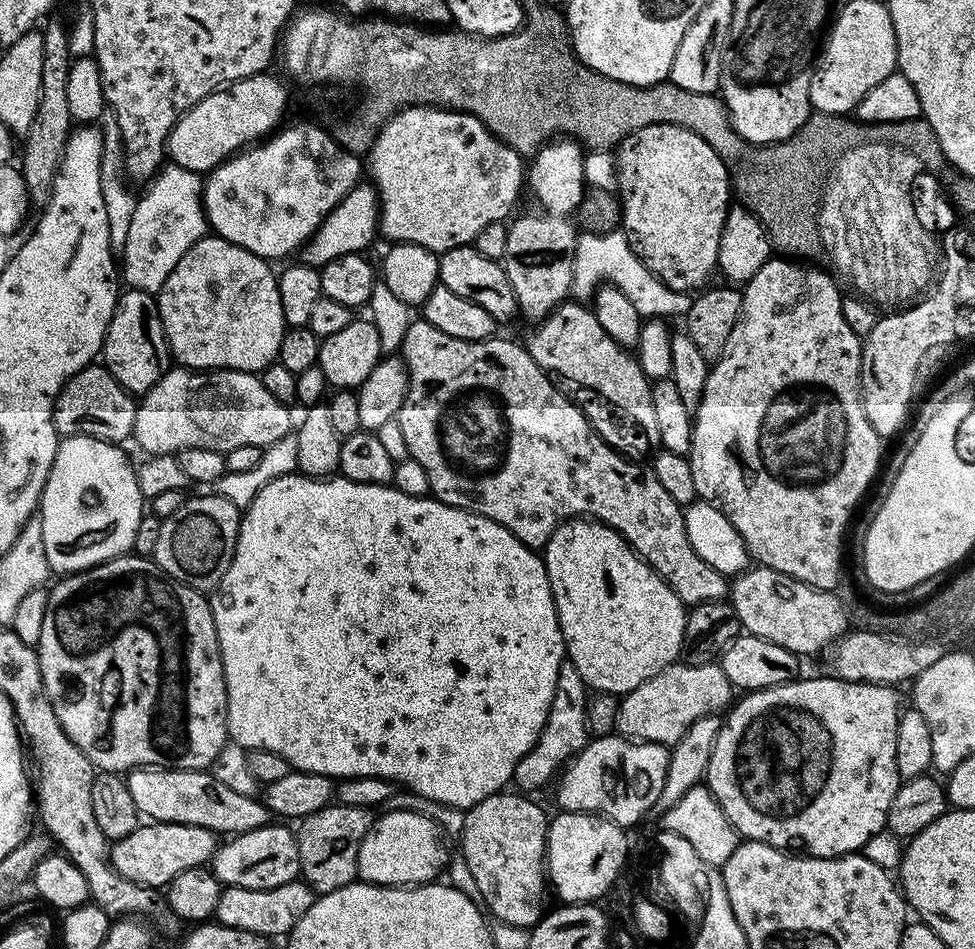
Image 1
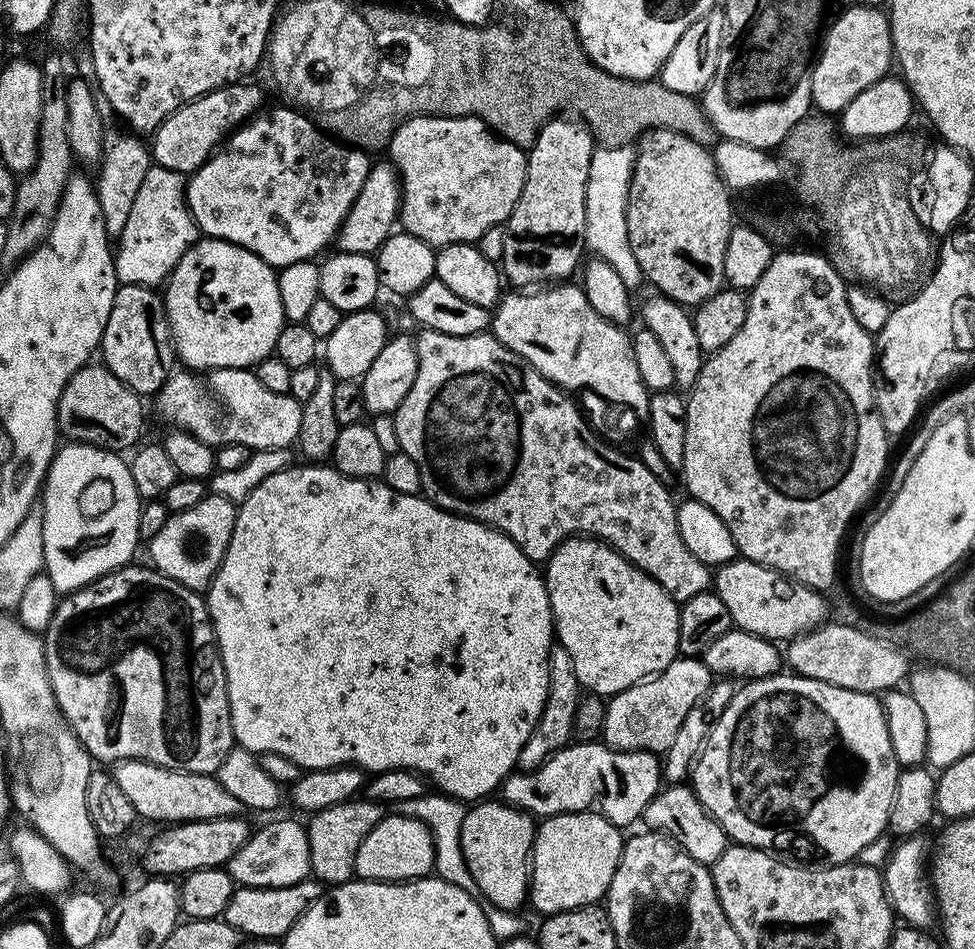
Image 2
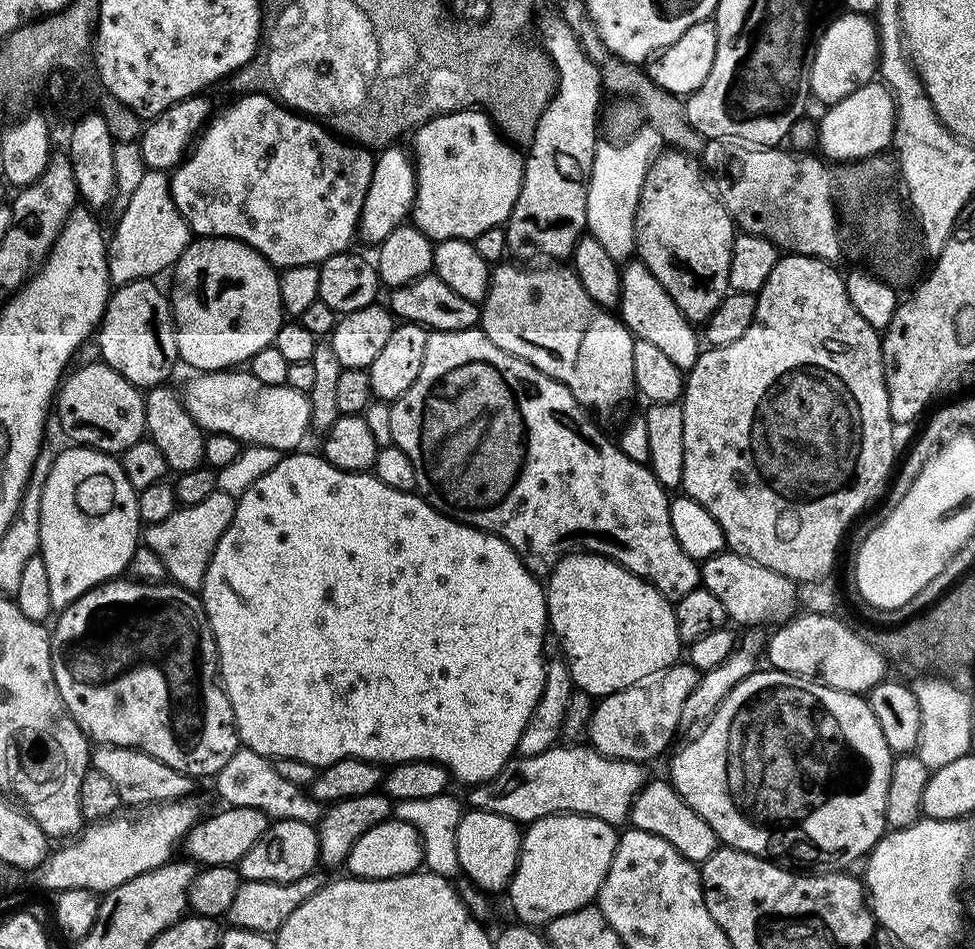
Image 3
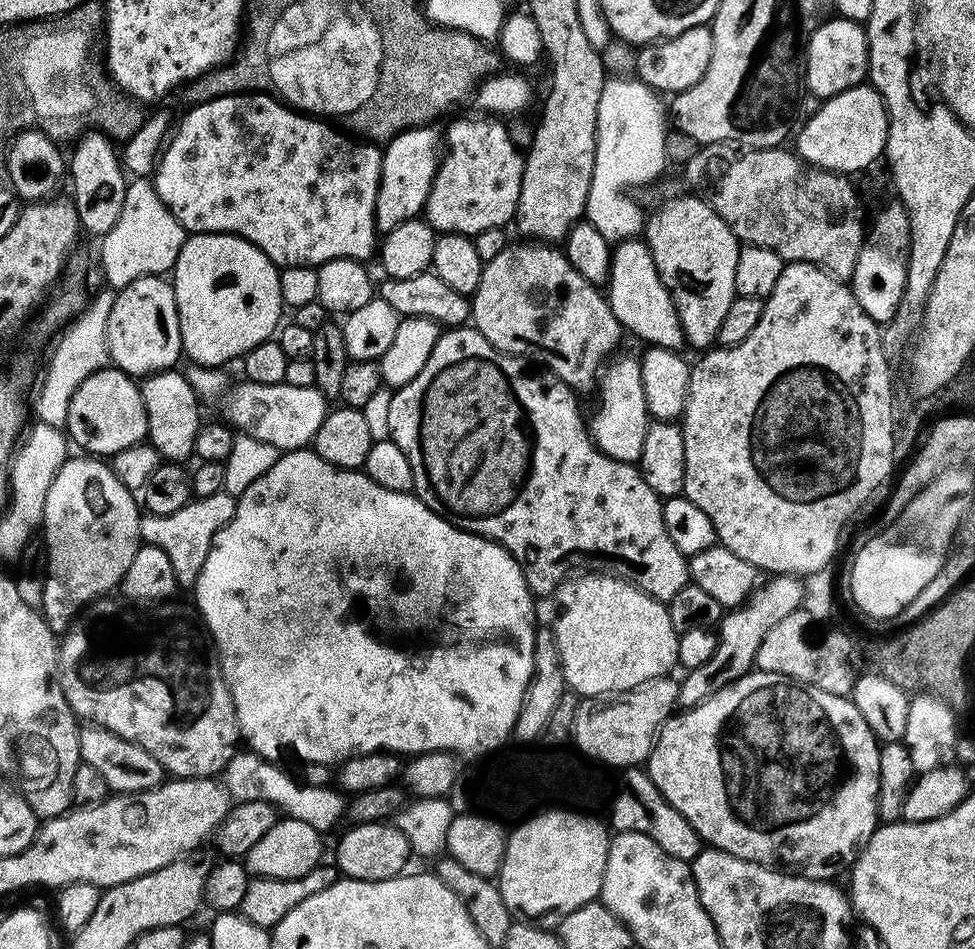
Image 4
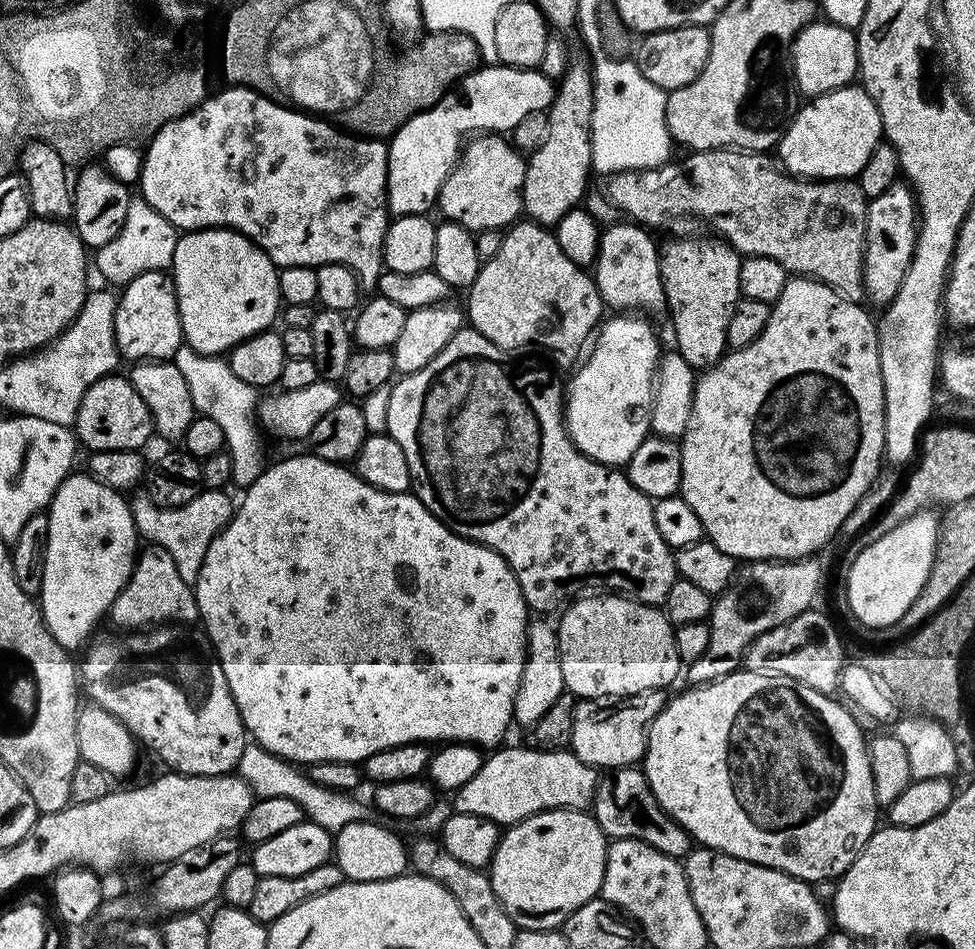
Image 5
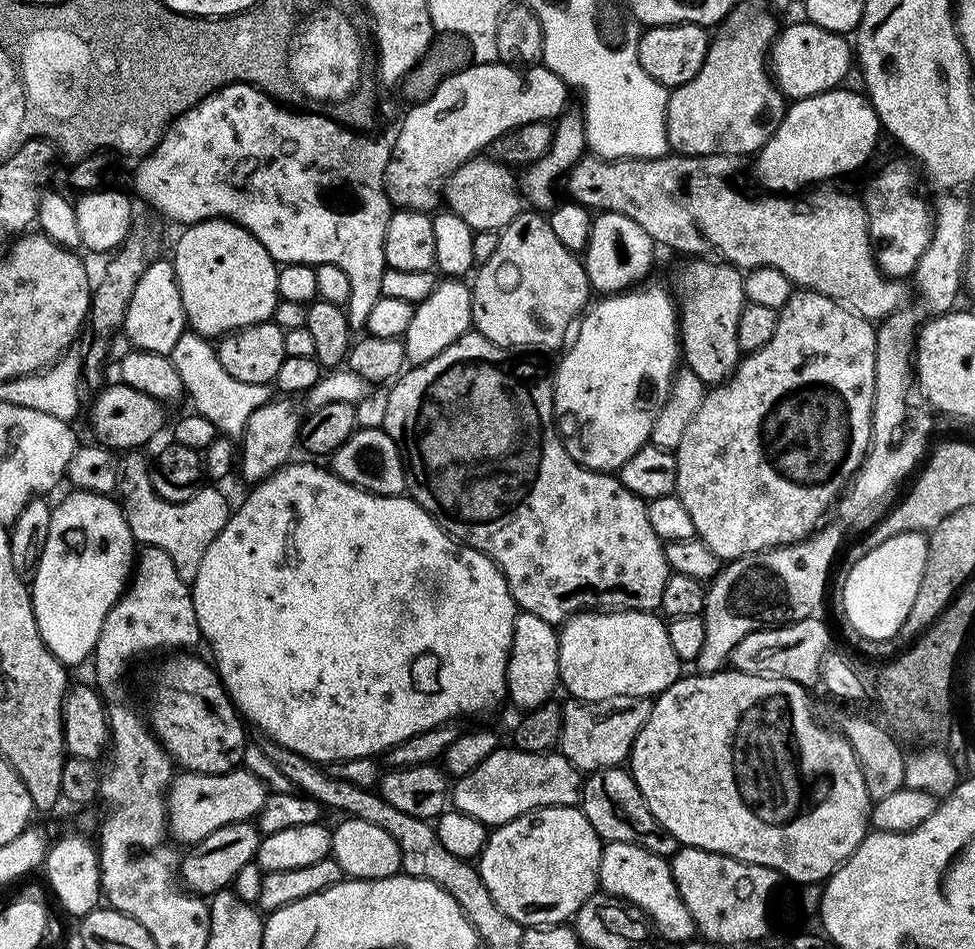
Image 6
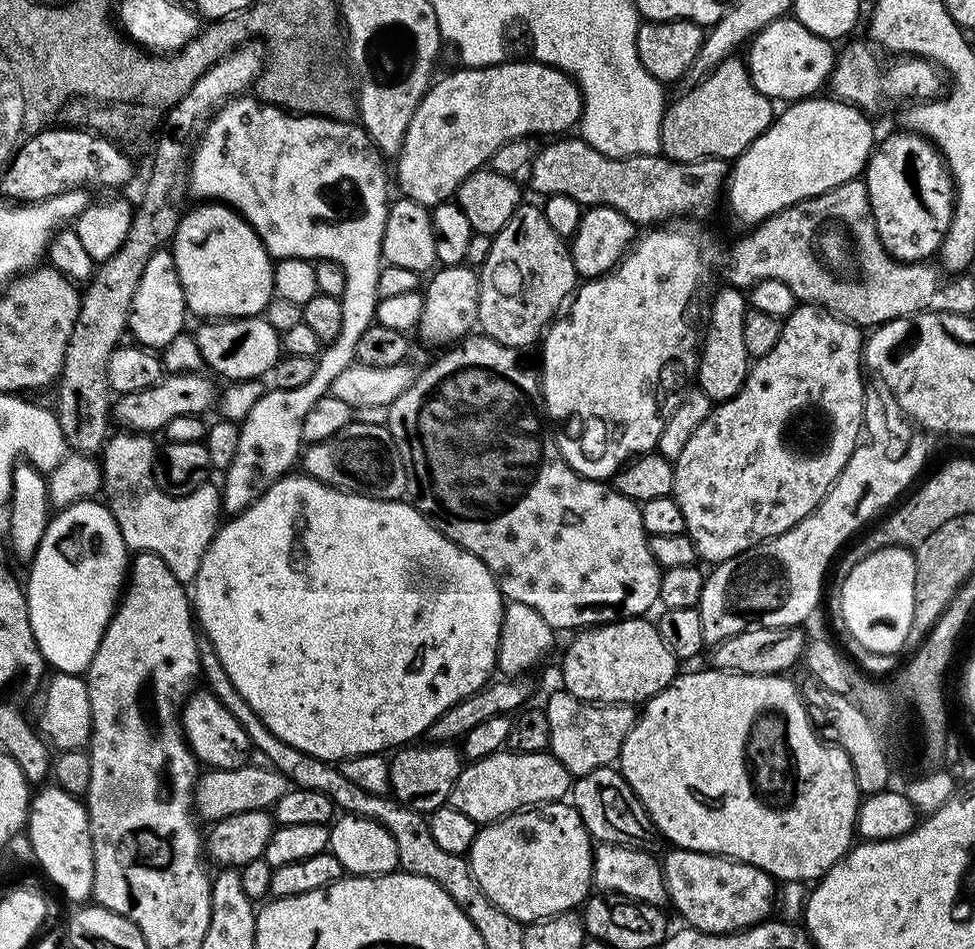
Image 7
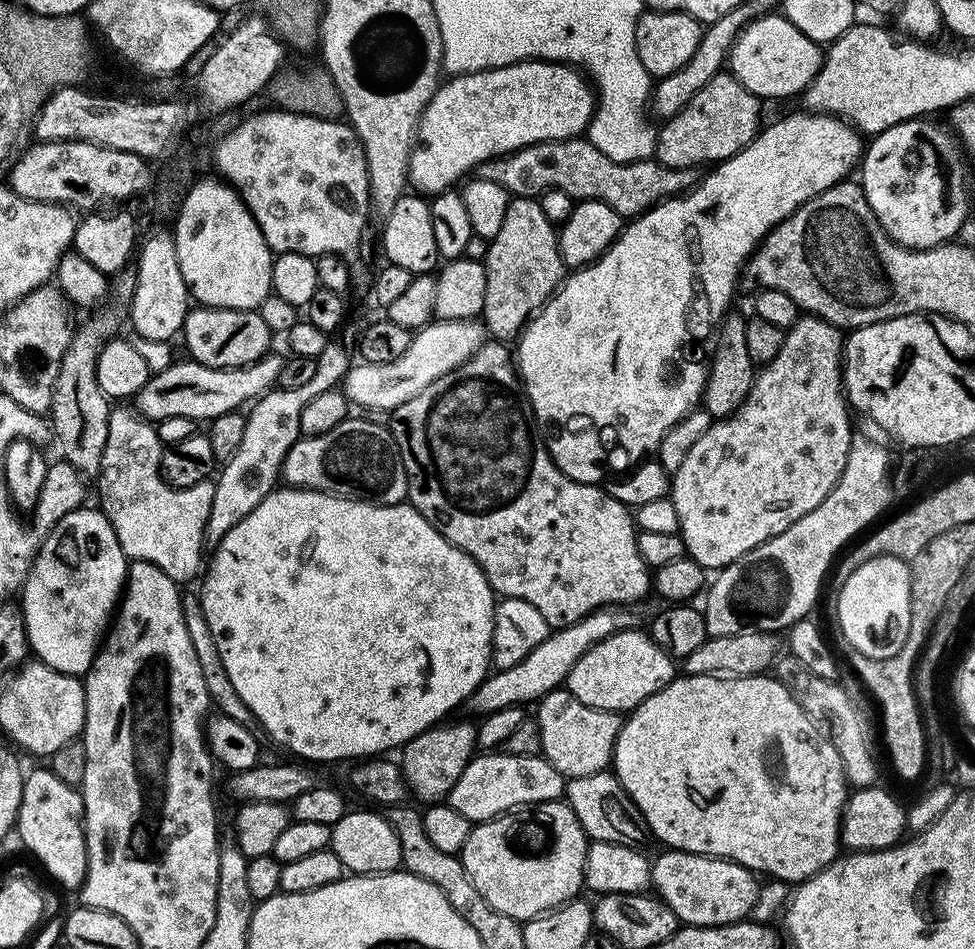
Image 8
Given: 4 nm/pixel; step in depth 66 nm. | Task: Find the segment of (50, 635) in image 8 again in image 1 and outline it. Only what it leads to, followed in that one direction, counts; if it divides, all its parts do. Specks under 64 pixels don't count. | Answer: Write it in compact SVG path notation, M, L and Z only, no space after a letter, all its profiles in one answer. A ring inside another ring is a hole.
M66 436L56 445L56 457L52 463L52 469L48 475L48 481L44 487L44 492L40 496L38 505L38 515L42 522L42 542L46 542L46 558L48 567L56 574L71 574L74 572L84 572L88 568L98 566L107 560L113 560L115 556L122 556L132 552L134 534L138 534L138 522L146 514L146 501L143 494L138 490L136 481L136 470L133 461L128 461L128 456L124 453L123 447L111 444L98 438L89 436Z

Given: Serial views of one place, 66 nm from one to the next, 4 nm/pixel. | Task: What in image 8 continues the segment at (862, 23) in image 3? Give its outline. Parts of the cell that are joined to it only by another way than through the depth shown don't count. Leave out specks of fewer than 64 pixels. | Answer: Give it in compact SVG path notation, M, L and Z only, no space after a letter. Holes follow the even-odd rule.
M783 14L756 17L736 36L726 61L730 75L754 95L768 100L784 100L803 93L820 69L821 45L806 38Z

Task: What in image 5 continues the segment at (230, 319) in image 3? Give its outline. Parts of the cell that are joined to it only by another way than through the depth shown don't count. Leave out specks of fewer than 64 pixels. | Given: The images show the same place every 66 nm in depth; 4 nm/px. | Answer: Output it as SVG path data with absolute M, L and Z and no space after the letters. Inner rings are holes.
M202 228L199 232L183 233L174 246L170 275L176 286L183 343L202 355L223 357L246 338L269 331L275 320L277 323L282 308L277 265L240 232L230 228Z

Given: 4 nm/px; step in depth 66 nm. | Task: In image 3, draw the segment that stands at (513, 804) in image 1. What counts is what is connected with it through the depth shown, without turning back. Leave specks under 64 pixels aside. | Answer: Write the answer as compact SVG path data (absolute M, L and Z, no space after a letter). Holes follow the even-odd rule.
M468 810L458 822L458 862L460 871L473 884L489 894L503 893L516 873L520 857L521 825L502 814L490 814L486 810Z

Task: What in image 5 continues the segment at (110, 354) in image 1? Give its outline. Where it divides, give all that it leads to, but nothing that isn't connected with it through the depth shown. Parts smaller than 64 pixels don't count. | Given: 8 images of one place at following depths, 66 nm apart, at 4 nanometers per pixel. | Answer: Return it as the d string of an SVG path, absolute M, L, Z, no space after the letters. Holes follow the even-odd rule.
M143 272L123 285L116 302L114 338L119 355L128 362L172 360L182 345L176 286L164 272Z

